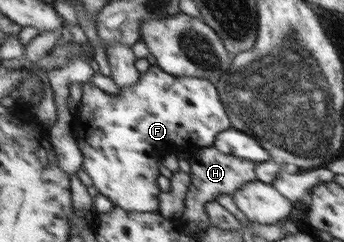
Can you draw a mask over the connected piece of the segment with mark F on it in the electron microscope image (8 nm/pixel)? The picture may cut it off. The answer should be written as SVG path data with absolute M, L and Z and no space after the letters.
M158 63L152 66L150 71L143 73L142 79L140 79L138 85L134 85L134 87L124 87L118 94L114 95L107 93L92 83L84 84L82 89L83 98L81 107L74 117L74 131L79 141L79 147L82 149L85 156L84 171L90 175L94 182L94 186L100 194L108 197L115 206L120 206L130 211L140 211L142 213L160 212L161 196L163 195L159 183L159 178L163 174L162 165L160 165L160 163L162 163L166 157L170 154L182 154L185 150L195 151L197 149L214 146L222 133L233 129L233 119L229 114L229 106L222 99L221 91L217 84L214 85L212 81L202 79L202 77L176 77L168 73L165 69L162 69Z

